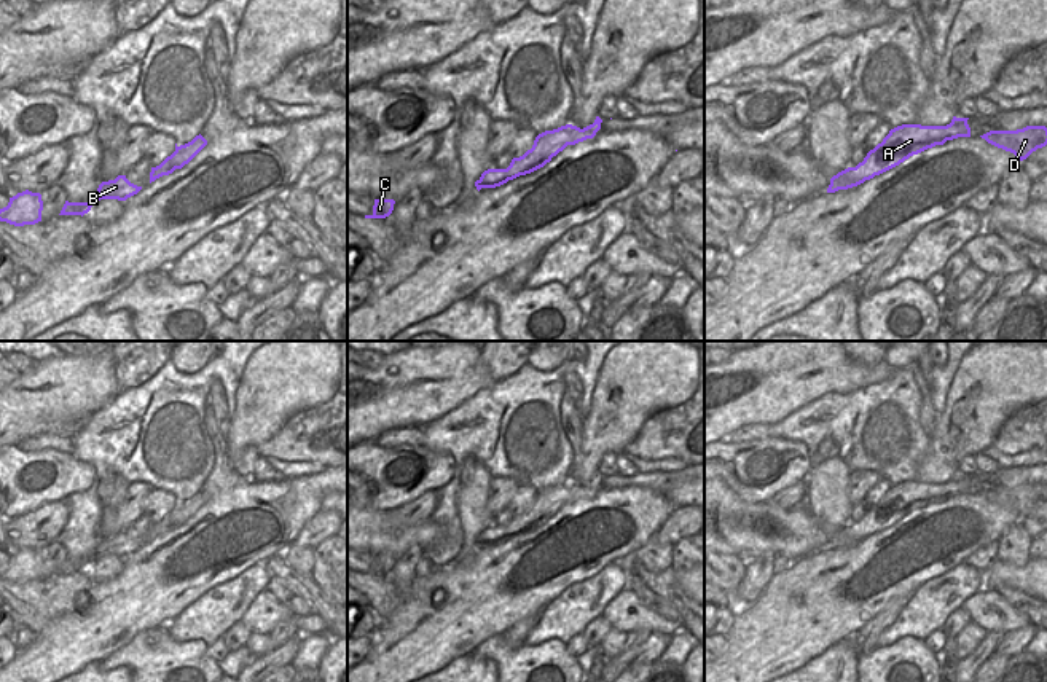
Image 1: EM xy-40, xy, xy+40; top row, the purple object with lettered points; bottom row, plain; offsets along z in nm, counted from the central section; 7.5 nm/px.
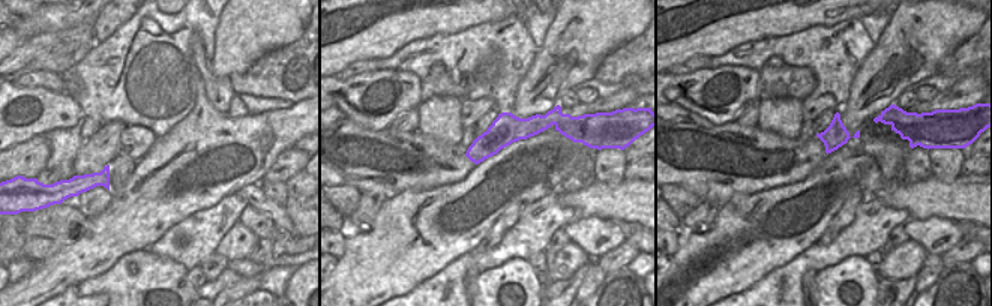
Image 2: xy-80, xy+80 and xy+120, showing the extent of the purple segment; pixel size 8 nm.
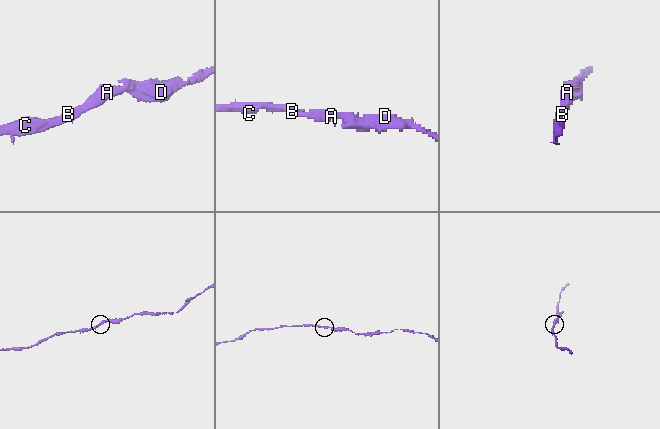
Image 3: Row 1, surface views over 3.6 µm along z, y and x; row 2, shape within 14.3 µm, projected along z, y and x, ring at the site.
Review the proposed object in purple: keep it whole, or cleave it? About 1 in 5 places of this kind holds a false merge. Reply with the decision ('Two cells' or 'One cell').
One cell.

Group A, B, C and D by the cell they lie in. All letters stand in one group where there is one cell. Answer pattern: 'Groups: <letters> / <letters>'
Groups: A B C D.

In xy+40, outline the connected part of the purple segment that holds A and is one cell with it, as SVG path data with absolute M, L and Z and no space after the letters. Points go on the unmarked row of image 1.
M953 473L947 483L902 481L889 491L873 507L867 510L856 524L848 524L830 535L827 550L848 547L880 532L913 512L958 494L971 494L969 475Z

